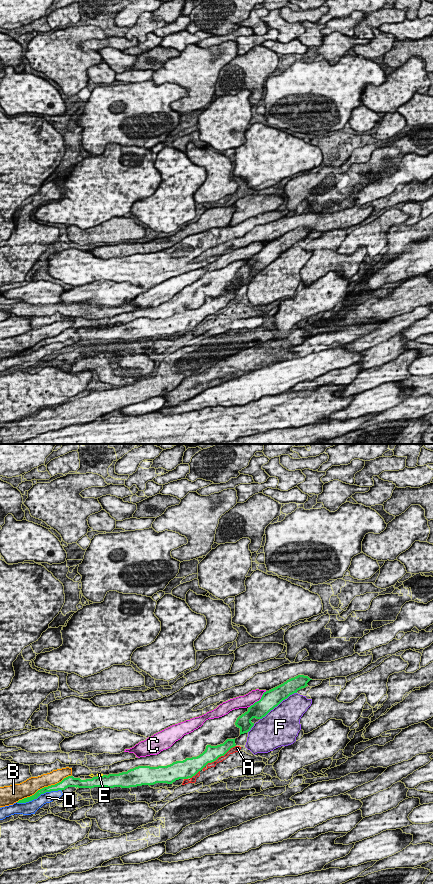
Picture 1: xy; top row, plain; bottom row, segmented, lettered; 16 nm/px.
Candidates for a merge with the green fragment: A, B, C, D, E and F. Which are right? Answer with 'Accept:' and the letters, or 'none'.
Accept: none

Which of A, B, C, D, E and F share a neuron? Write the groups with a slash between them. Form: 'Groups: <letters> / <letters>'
Groups: A / B / C / D E / F

